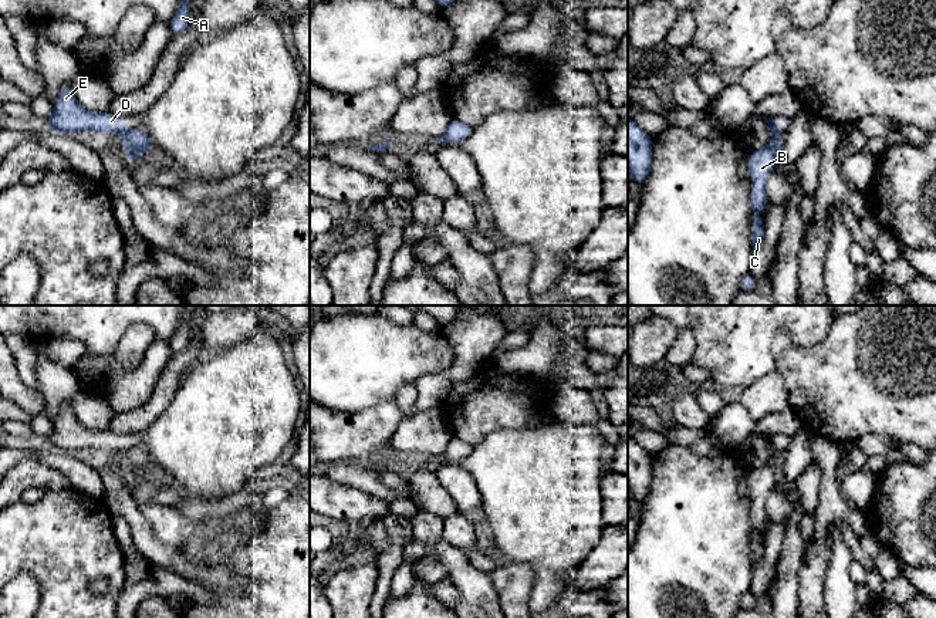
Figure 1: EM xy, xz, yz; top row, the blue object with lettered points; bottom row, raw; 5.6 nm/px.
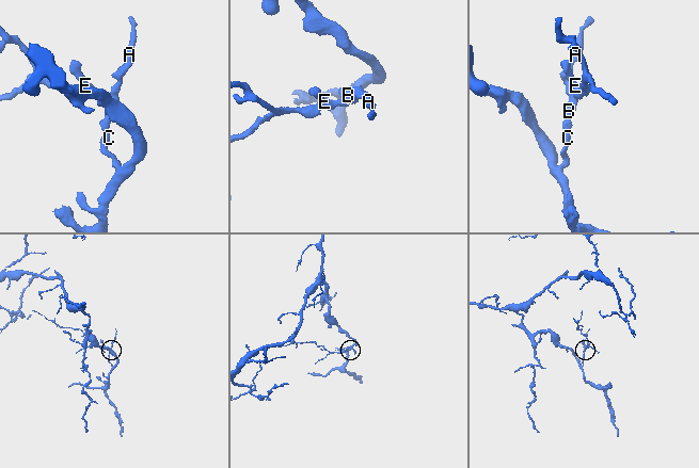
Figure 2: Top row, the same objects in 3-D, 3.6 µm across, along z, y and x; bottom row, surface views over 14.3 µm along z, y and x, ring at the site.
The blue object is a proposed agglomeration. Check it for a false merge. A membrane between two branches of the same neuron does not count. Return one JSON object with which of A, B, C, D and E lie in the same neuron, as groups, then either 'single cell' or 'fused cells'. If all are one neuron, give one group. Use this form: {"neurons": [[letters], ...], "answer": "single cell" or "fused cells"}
{"neurons": [["A", "B", "C"], ["D", "E"]], "answer": "fused cells"}

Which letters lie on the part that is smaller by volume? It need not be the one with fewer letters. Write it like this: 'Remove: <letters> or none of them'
Remove: D, E

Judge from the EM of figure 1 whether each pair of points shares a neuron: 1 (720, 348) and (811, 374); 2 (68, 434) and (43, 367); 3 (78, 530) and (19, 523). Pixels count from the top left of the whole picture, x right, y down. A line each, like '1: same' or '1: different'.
1: different
2: different
3: same

